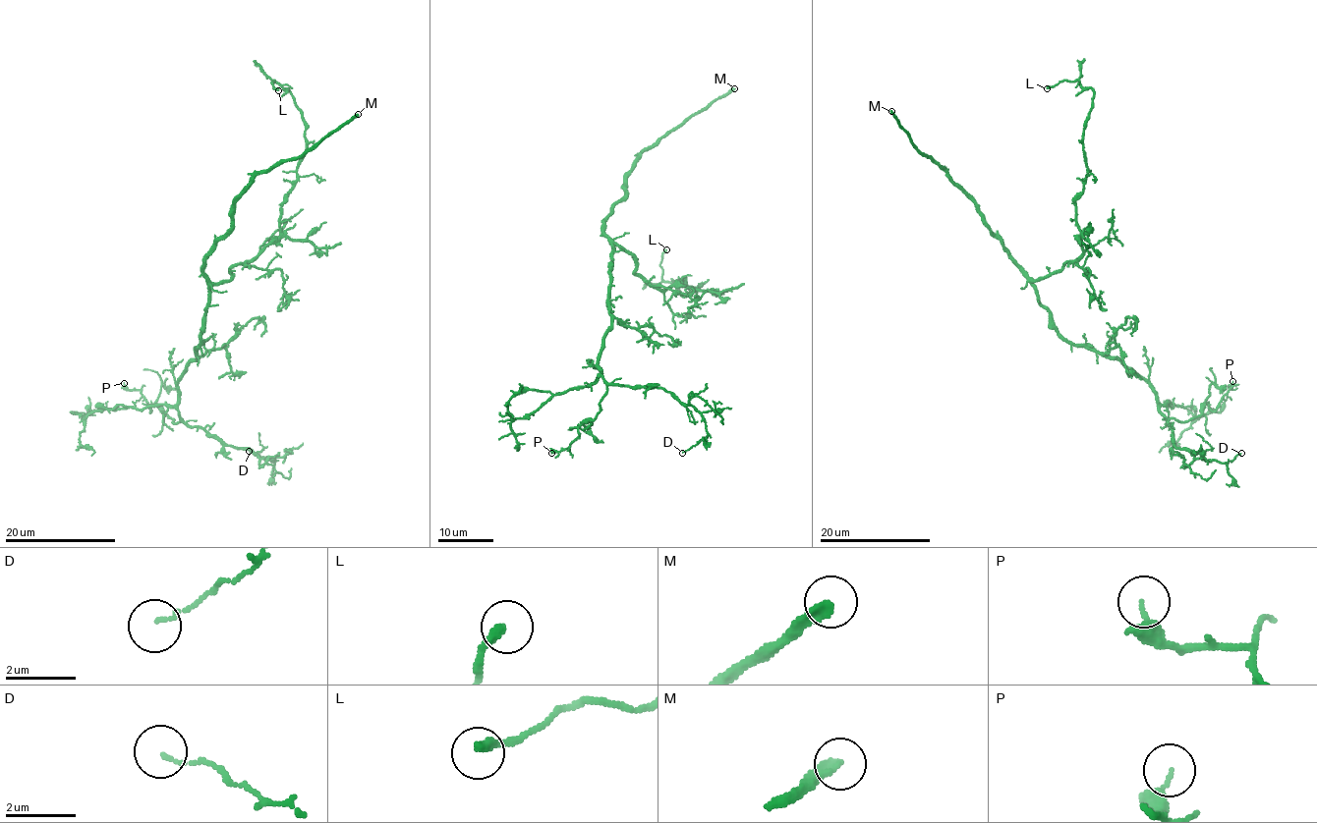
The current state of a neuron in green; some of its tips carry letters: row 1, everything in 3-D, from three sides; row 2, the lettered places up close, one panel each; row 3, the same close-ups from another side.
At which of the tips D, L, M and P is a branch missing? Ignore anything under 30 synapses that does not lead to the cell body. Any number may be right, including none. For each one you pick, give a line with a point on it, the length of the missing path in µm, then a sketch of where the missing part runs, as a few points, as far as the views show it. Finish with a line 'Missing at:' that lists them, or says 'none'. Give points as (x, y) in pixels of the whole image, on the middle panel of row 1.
M: at (734, 88); about 110 µm are missing
Missing at: M

